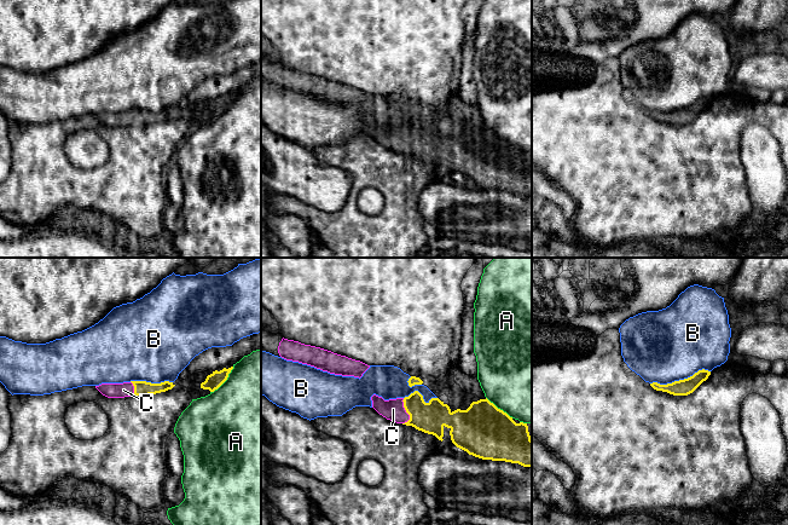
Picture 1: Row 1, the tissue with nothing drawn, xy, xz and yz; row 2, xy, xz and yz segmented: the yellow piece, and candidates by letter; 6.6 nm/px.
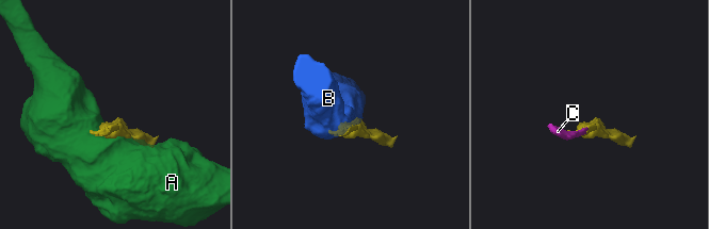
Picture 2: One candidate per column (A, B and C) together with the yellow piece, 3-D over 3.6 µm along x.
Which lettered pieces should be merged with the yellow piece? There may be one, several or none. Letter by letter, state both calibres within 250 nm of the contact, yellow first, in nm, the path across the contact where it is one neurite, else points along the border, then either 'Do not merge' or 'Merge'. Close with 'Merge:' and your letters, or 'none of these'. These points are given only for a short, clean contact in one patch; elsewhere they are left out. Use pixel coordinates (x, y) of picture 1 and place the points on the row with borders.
A: Thickness 110 nm (yellow) against 500 nm. Do not merge
B: Thickness 110 nm (yellow) against 480 nm. Do not merge
C: Thickness 200 nm (yellow) against 140 nm. Path across: xz (430, 417), (406, 411), (393, 409). Merge
Merge: C

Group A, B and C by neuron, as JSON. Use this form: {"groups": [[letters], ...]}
{"groups": [["A"], ["B"], ["C"]]}

